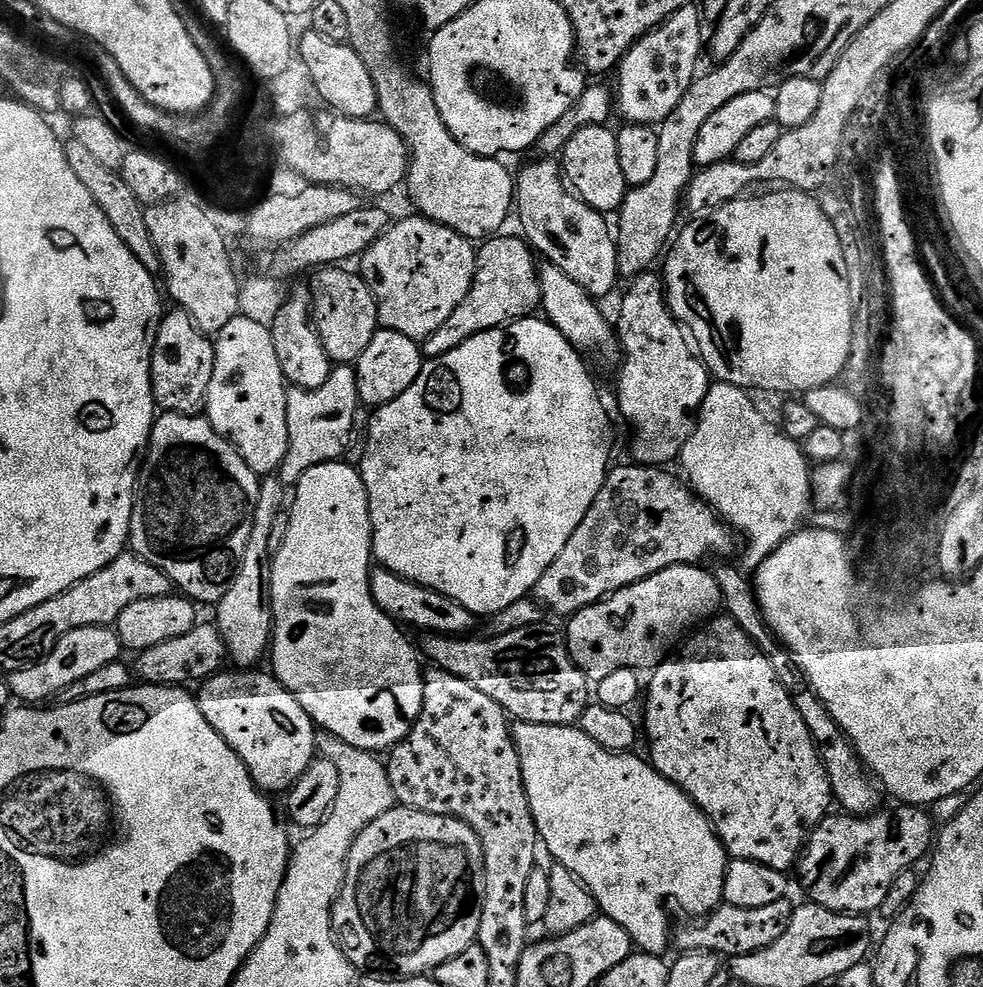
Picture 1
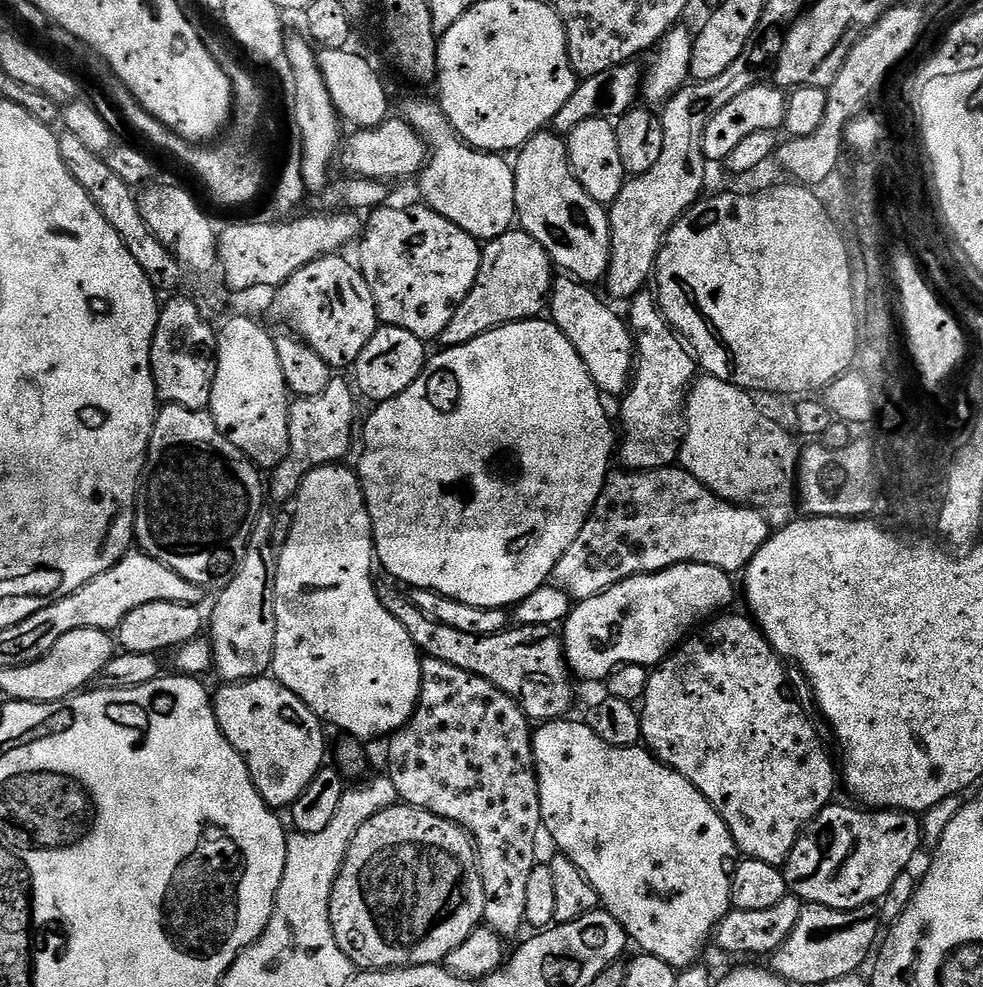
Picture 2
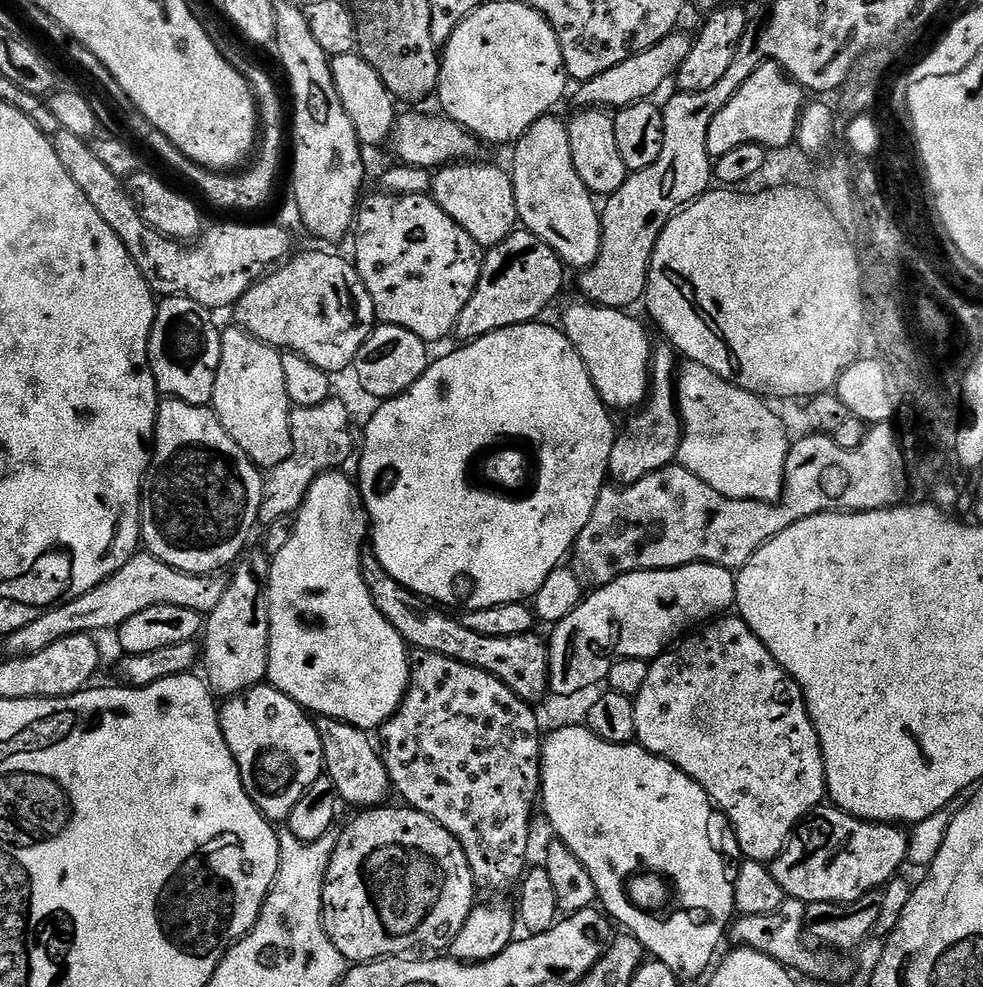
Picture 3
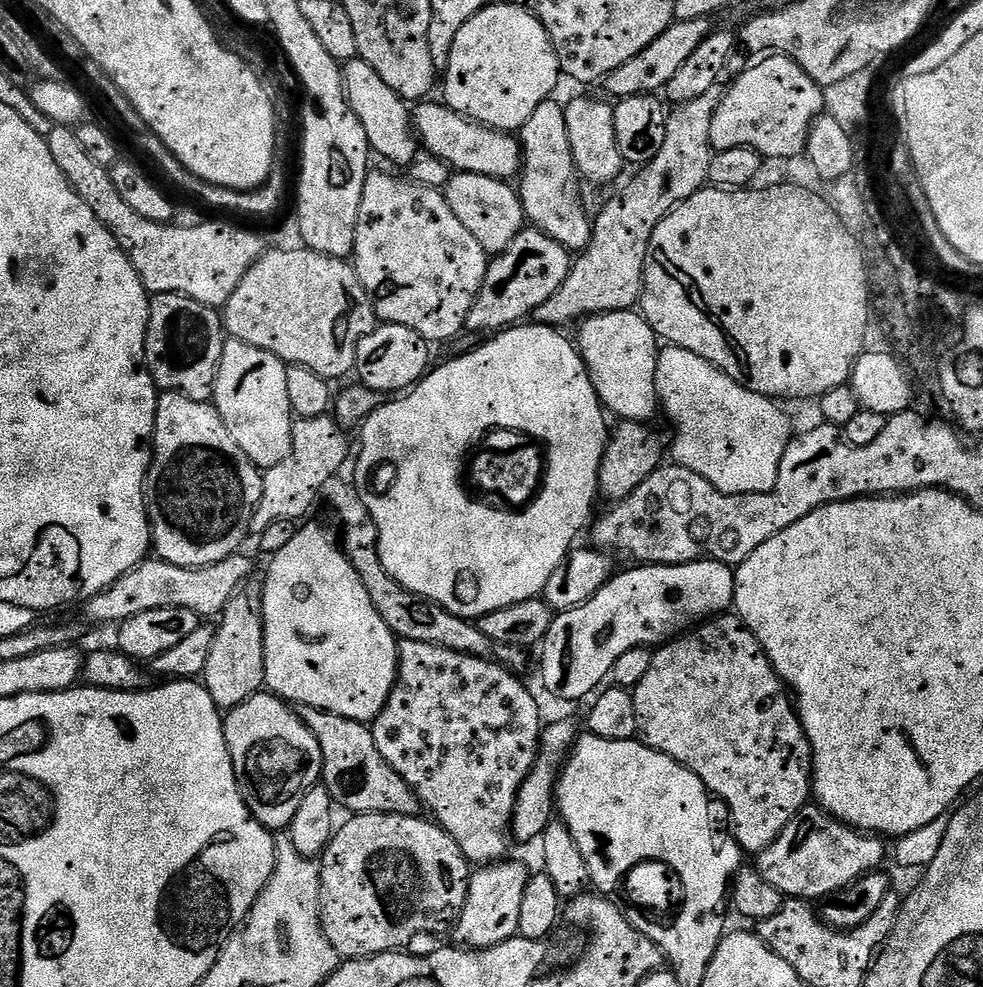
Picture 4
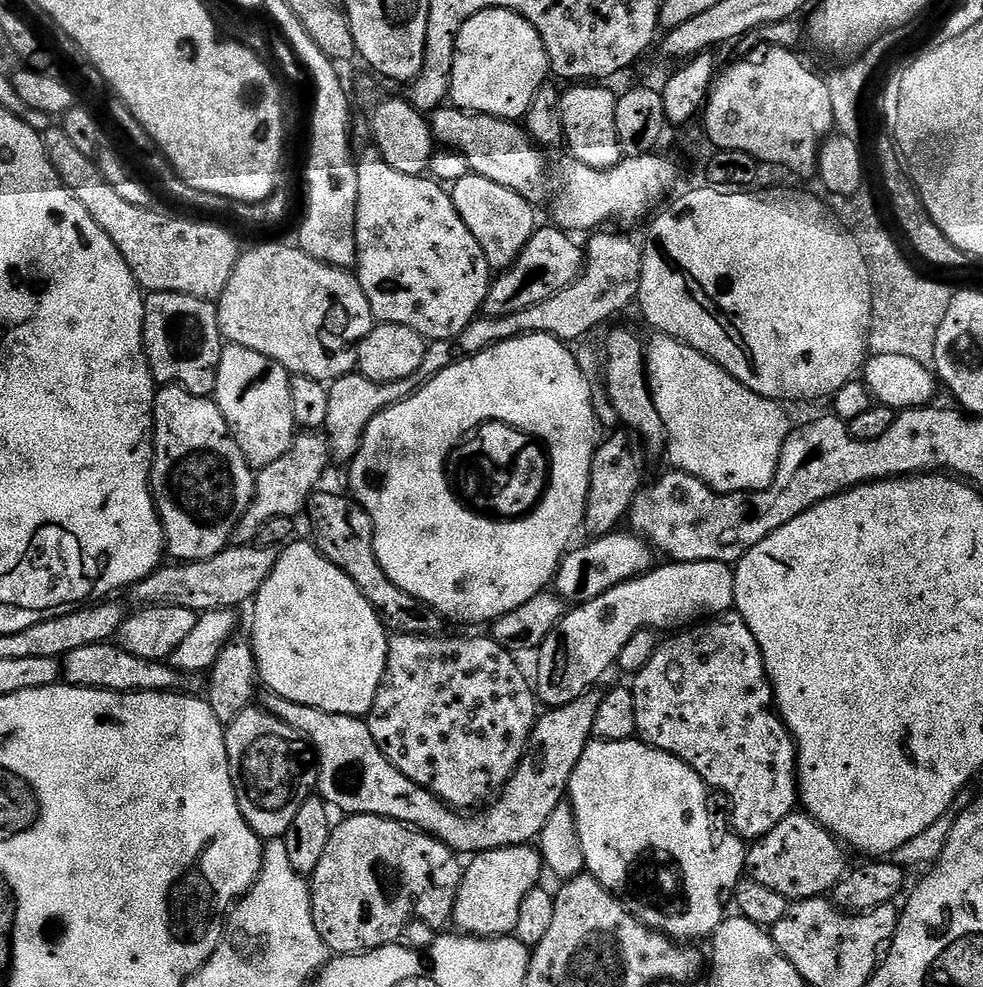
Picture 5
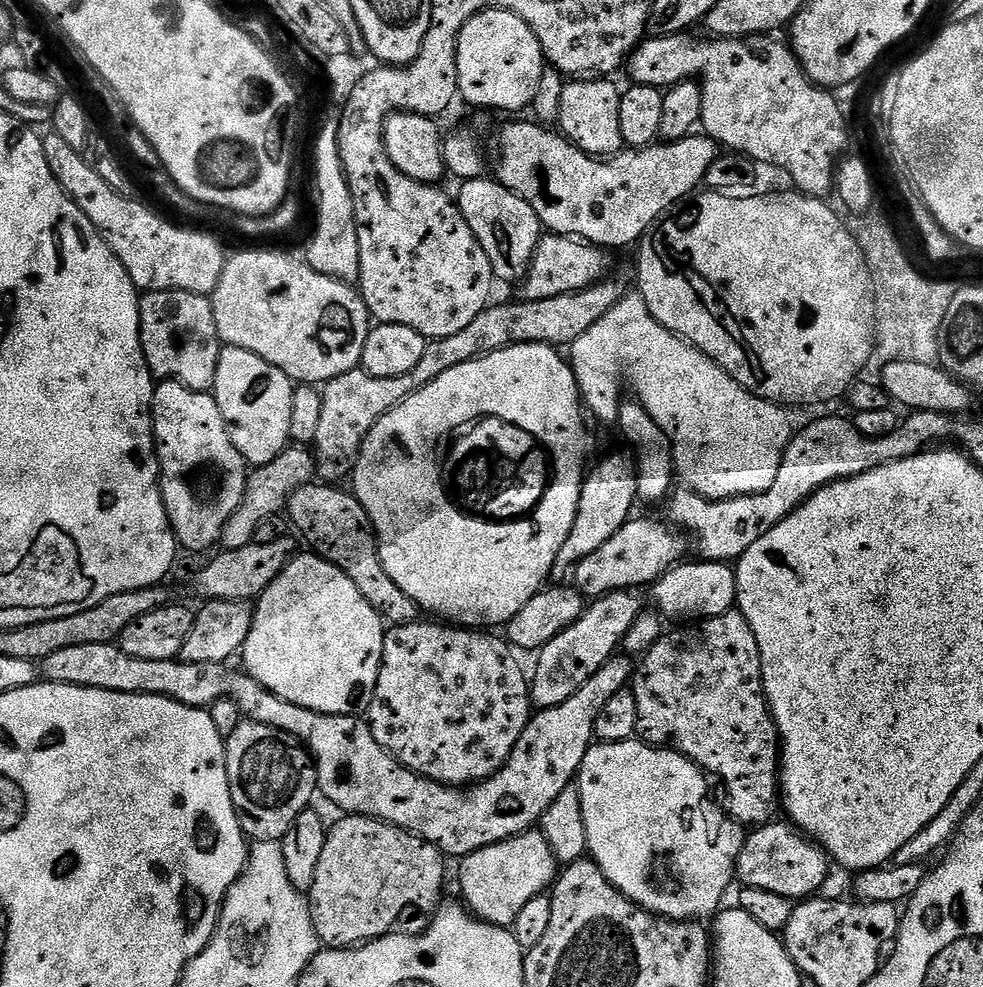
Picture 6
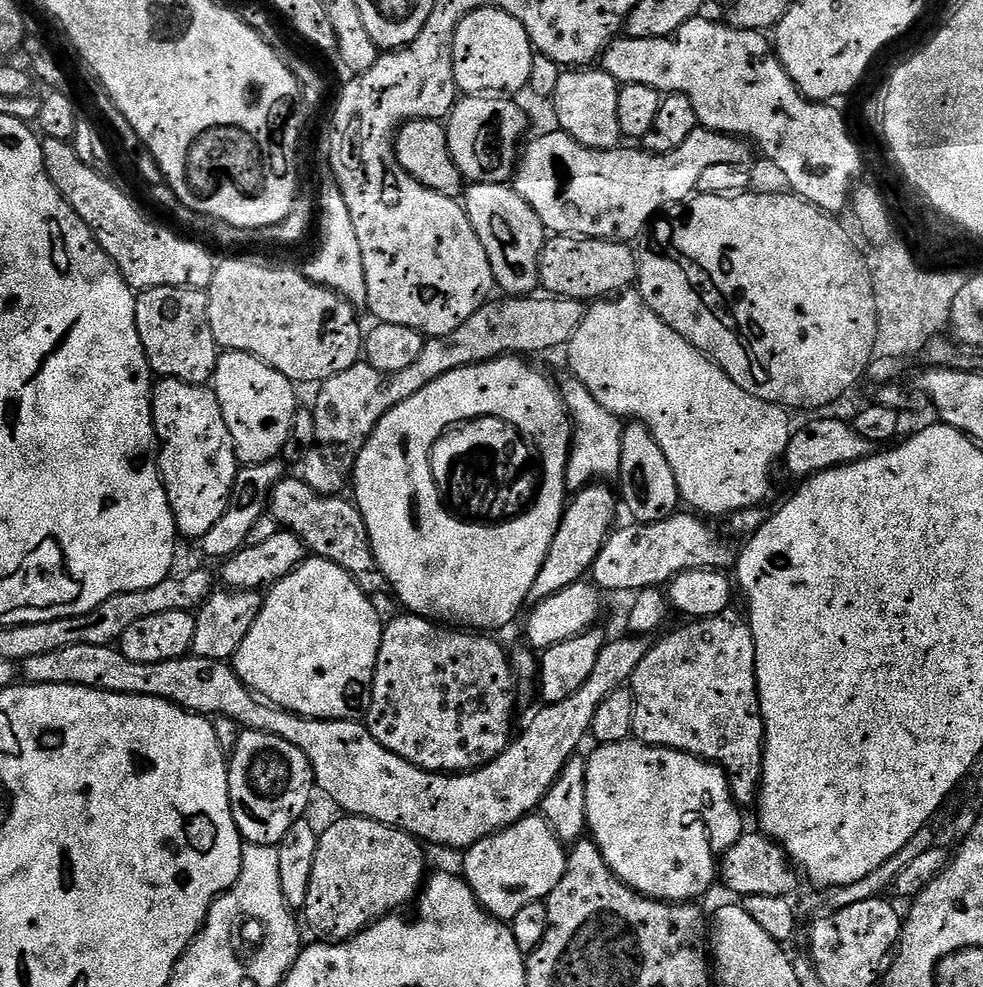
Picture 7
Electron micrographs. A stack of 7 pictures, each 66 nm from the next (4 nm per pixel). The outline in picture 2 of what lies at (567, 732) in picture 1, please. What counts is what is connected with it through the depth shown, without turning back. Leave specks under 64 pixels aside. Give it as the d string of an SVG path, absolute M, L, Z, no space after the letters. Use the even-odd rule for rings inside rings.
M561 718L541 723L532 734L532 759L538 778L538 790L540 791L540 819L545 833L552 835L556 843L555 851L561 856L570 858L578 870L594 886L598 894L603 911L614 917L618 923L628 932L628 939L633 945L640 947L641 953L649 956L657 956L667 962L671 968L683 970L693 967L704 948L704 943L713 939L716 927L722 922L722 918L732 908L732 874L730 865L732 856L737 855L736 843L726 826L726 822L710 806L710 802L696 787L682 774L678 774L670 766L666 766L661 760L657 760L647 748L637 746L635 748L611 748L583 719Z

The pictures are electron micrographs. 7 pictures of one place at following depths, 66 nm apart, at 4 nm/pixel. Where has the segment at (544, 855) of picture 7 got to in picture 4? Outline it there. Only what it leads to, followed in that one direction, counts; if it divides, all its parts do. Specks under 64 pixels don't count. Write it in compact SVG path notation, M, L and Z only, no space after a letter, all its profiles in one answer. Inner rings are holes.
M508 863L480 866L469 875L468 893L462 906L460 921L450 932L457 945L469 950L493 948L517 935L522 894L526 894L530 872L520 864Z

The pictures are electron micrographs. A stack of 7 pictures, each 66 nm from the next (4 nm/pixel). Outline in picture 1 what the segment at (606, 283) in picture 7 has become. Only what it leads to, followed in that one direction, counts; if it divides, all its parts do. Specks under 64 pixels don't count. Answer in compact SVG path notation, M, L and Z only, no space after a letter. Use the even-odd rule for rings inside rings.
M497 234L481 243L476 253L476 273L464 301L438 326L436 333L423 341L422 351L433 360L474 338L479 332L504 328L533 315L540 308L538 260L527 240Z

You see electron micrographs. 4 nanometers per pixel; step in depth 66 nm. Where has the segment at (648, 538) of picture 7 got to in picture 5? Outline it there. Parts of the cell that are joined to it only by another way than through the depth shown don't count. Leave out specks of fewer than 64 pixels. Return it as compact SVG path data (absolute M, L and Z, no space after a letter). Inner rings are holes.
M617 530L606 536L596 536L589 544L573 547L560 561L560 569L556 572L554 591L561 600L575 606L585 604L606 590L614 590L614 586L625 584L635 576L643 576L654 567L653 549L648 542L628 530Z

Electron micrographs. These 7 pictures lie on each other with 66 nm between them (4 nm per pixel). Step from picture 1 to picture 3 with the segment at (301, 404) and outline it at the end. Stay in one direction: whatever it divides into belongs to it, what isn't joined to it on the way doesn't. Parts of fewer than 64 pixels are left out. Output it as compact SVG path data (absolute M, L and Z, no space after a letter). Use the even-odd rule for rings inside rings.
M339 398L322 402L322 406L293 407L288 417L292 428L292 453L286 462L274 466L264 481L264 497L259 523L267 526L278 518L295 517L310 486L325 472L343 469L352 456L352 432L348 429L348 408Z

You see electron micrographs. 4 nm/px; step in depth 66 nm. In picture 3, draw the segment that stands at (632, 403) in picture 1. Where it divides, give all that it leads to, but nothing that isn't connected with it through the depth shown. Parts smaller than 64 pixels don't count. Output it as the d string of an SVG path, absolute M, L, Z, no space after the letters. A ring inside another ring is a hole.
M657 347L652 354L650 365L650 383L648 386L648 399L631 413L632 416L616 433L614 450L610 450L610 462L608 463L609 477L617 485L633 484L650 474L654 474L660 468L667 468L680 454L680 438L682 435L682 421L676 403L676 382L674 377L678 372L678 356L671 347Z

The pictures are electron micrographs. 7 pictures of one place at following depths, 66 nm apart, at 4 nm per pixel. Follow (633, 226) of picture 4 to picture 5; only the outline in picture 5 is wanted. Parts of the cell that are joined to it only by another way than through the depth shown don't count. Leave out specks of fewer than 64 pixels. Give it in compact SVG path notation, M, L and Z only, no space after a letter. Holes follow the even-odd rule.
M600 230L589 235L582 275L558 294L546 298L546 302L538 302L514 314L473 320L470 326L466 326L462 337L463 355L465 357L477 356L479 352L485 352L496 344L519 336L529 336L531 332L553 336L565 342L573 342L572 340L582 339L587 332L594 331L599 324L614 319L619 312L626 311L631 304L633 307L640 295L644 250L639 239L623 236L620 232L623 231Z

